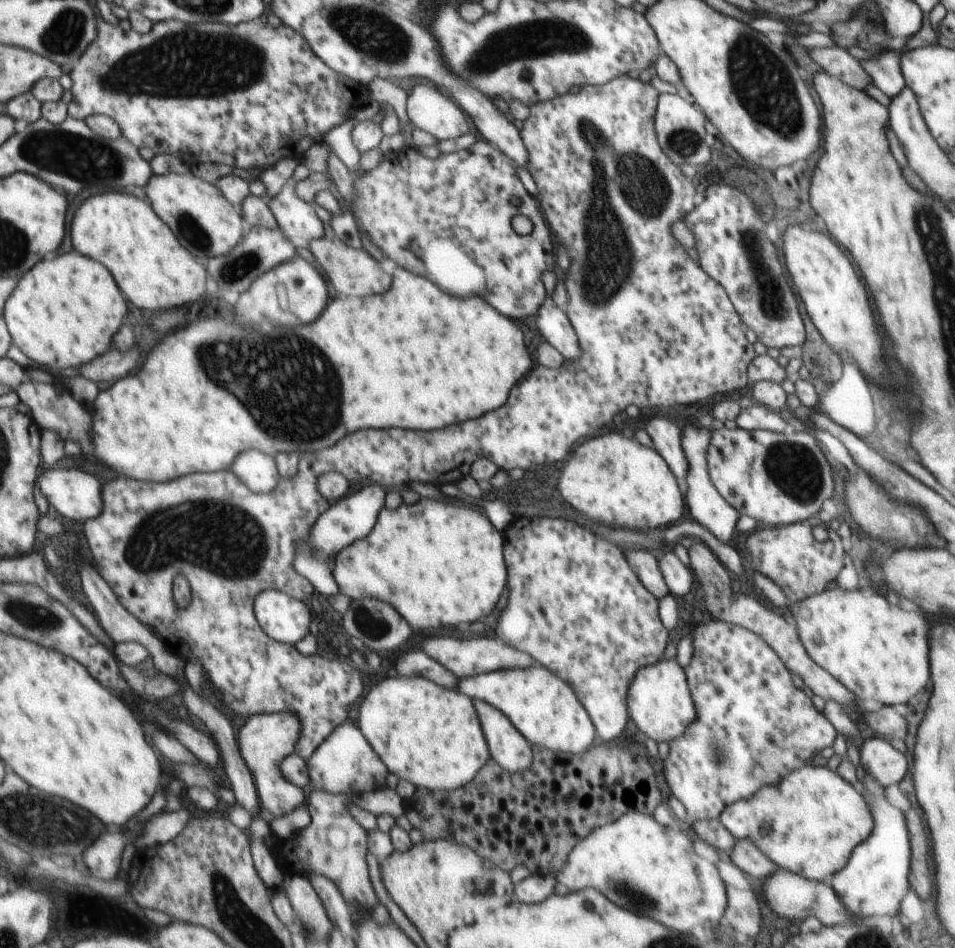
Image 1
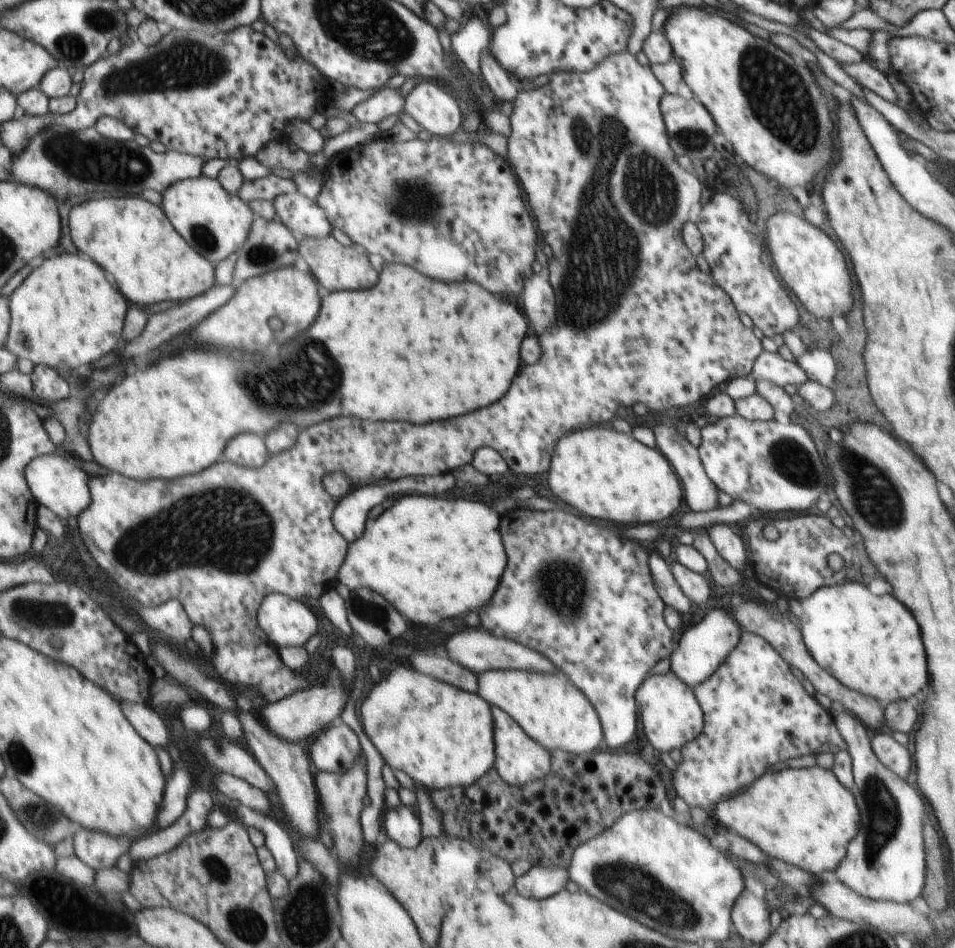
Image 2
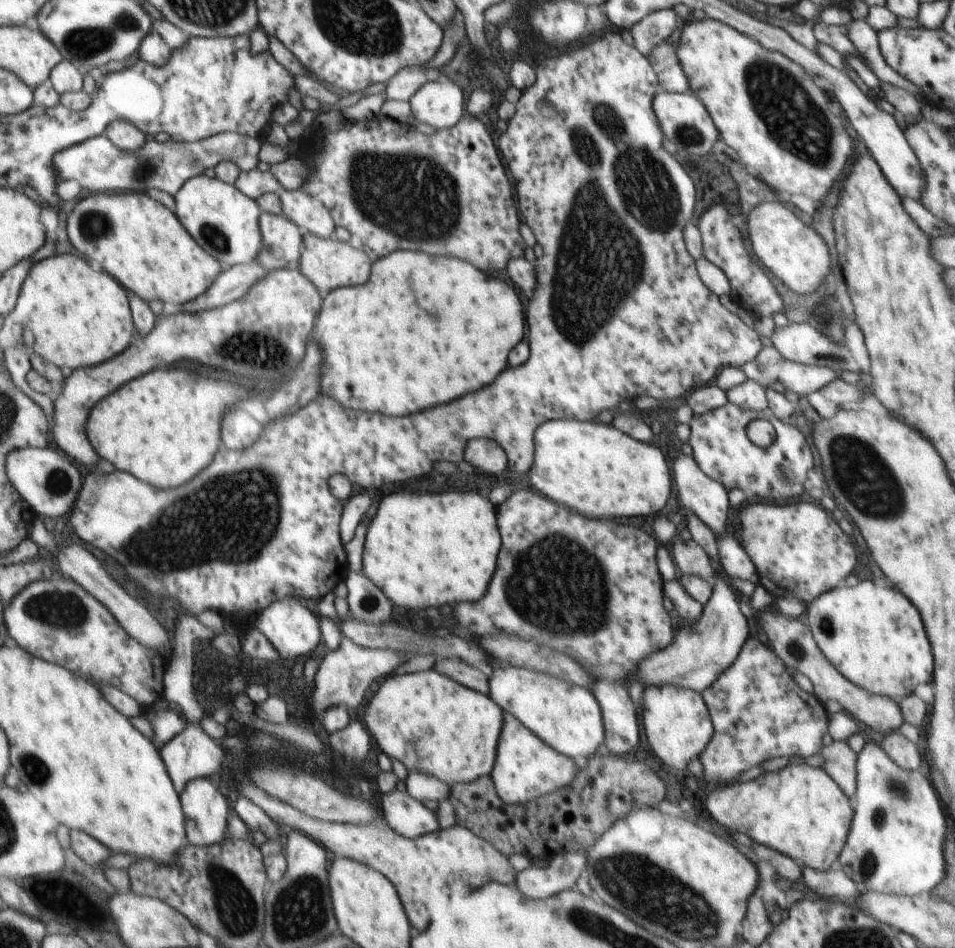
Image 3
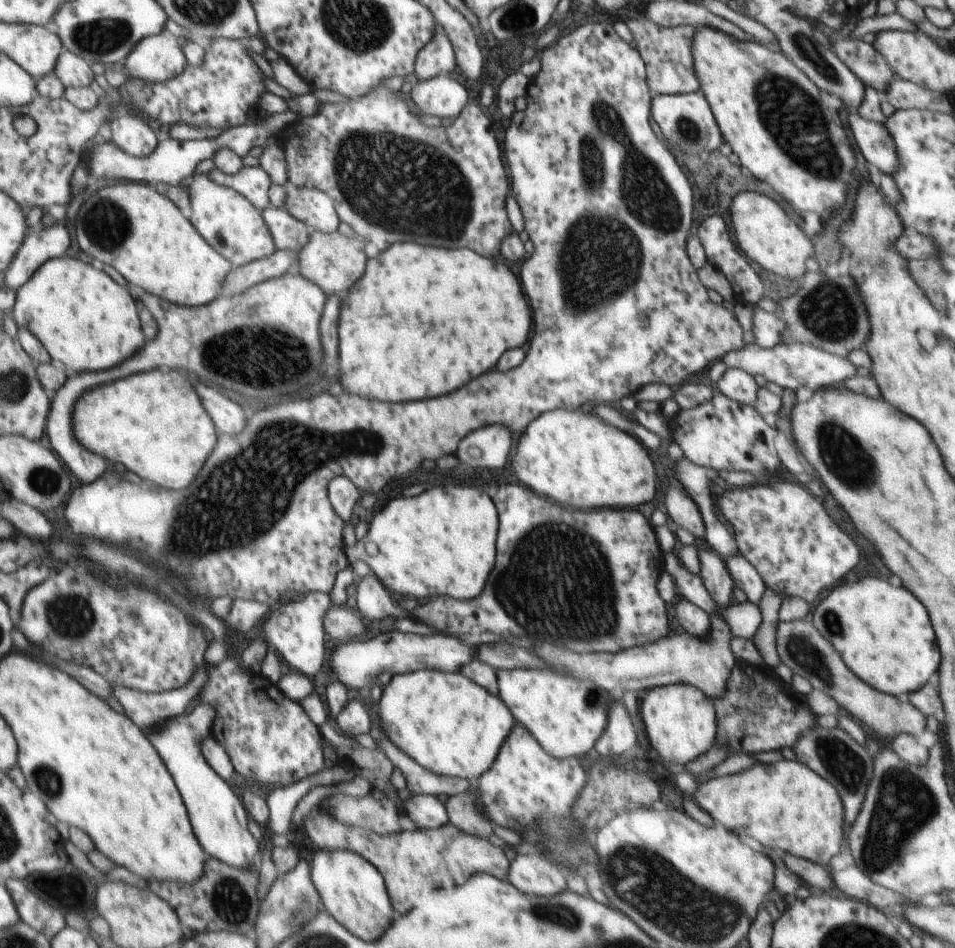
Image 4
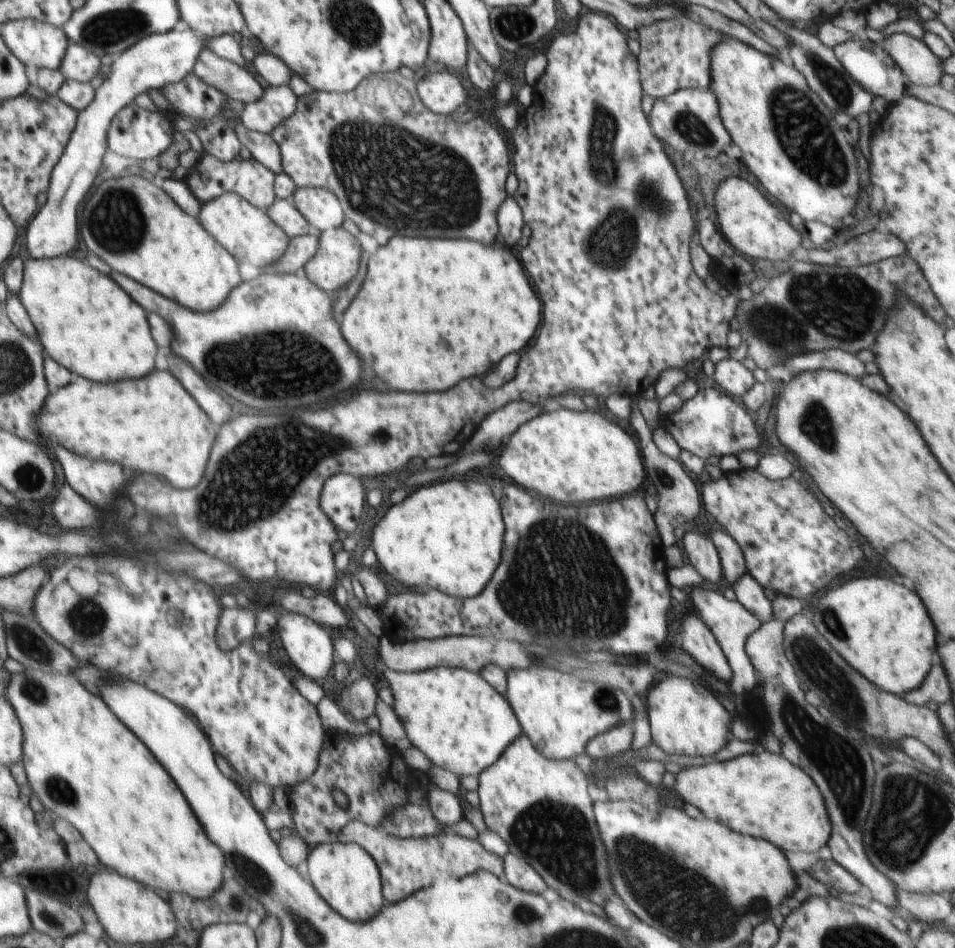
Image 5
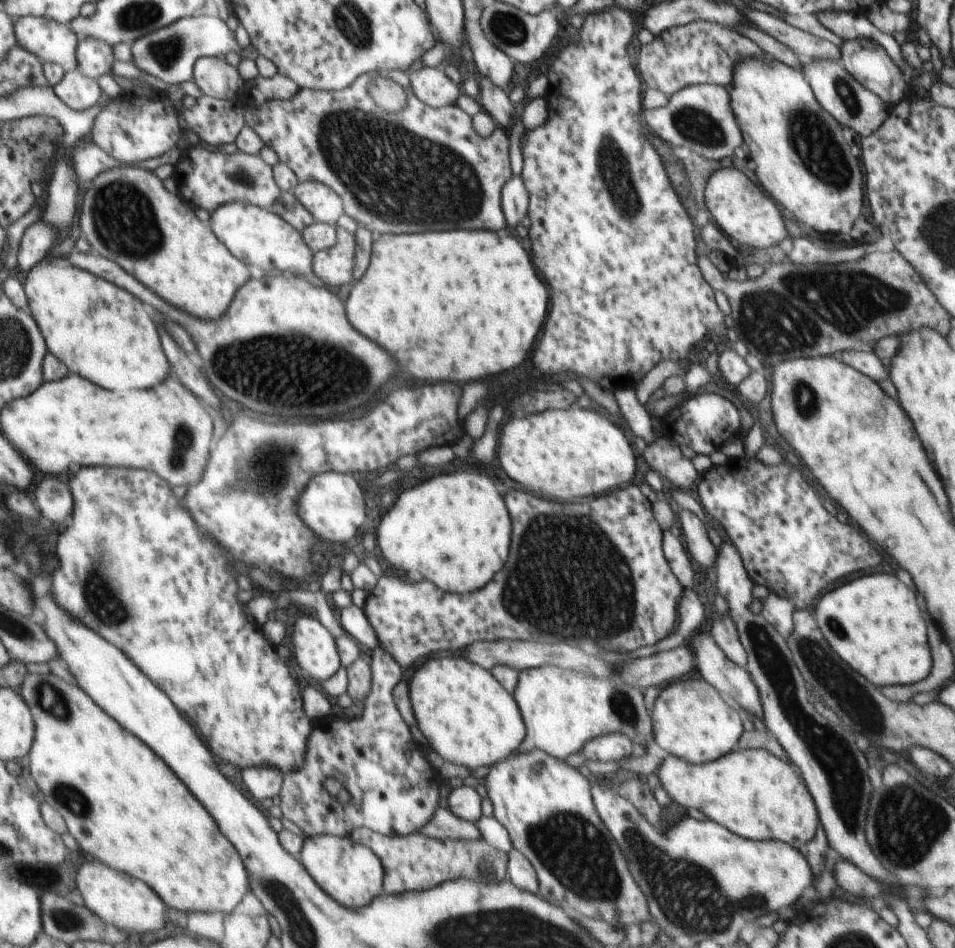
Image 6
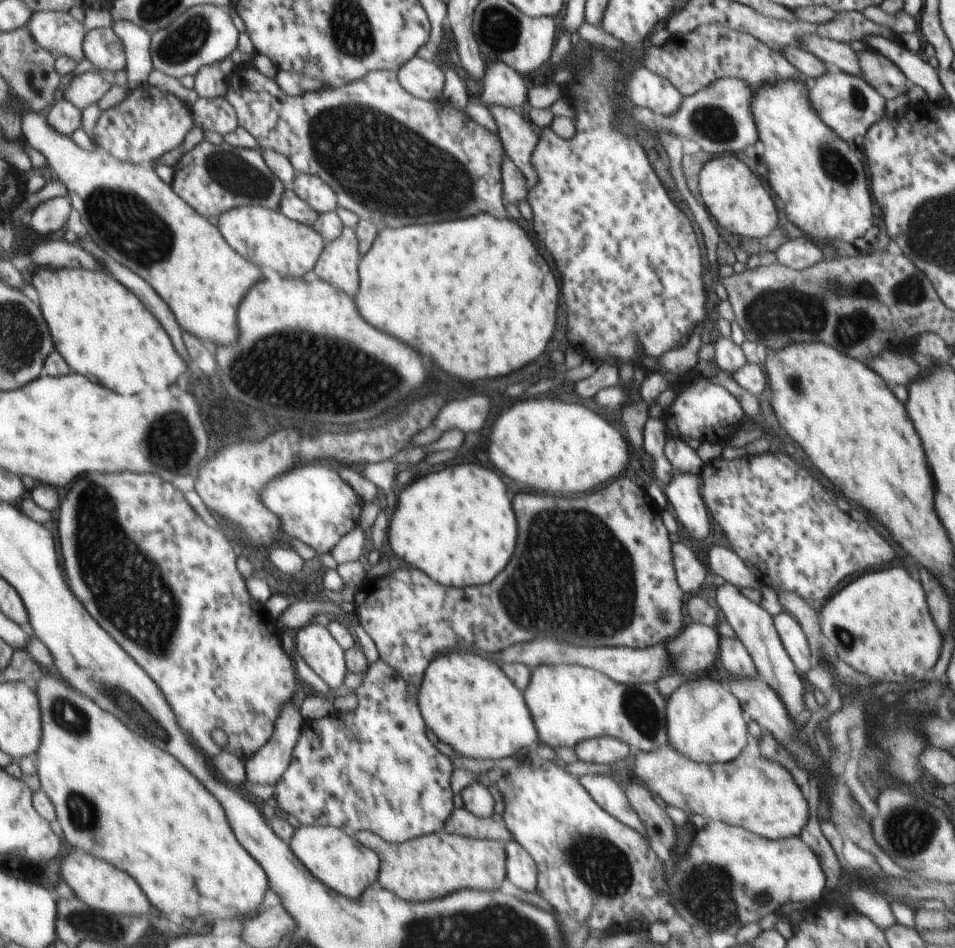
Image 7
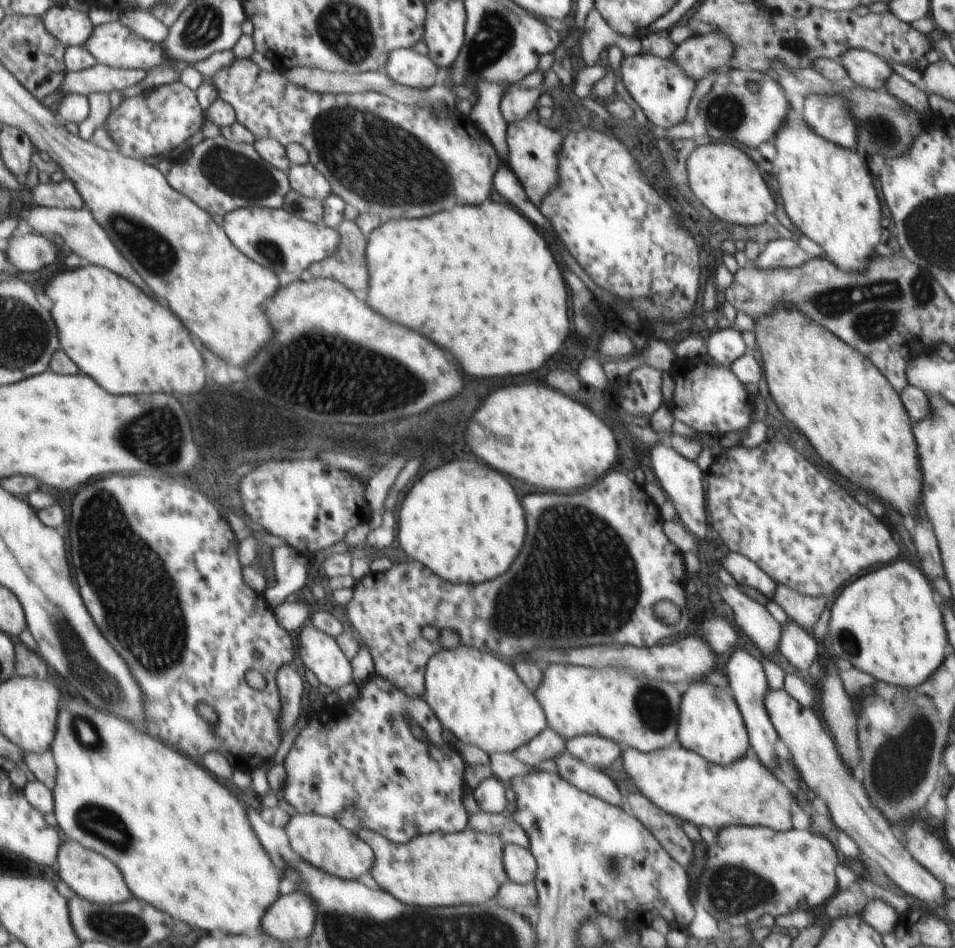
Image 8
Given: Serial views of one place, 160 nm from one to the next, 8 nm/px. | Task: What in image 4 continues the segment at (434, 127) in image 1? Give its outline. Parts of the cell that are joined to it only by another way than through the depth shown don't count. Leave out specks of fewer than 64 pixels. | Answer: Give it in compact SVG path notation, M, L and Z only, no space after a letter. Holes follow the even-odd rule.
M452 74L418 81L410 95L424 114L432 114L441 120L456 118L468 102L466 89Z

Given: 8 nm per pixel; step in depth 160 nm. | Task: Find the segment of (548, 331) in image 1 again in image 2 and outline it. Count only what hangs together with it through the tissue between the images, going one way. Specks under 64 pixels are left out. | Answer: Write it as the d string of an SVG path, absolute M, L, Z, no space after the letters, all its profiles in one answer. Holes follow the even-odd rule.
M546 273L532 274L524 283L518 299L520 309L534 326L534 332L541 335L544 330L556 328L556 297Z

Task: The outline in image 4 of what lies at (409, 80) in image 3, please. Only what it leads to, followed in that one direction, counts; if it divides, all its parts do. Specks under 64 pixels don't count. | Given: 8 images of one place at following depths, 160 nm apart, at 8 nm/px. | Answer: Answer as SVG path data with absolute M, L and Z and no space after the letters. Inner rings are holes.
M439 27L433 39L417 54L414 74L419 81L457 70L457 60L449 38Z

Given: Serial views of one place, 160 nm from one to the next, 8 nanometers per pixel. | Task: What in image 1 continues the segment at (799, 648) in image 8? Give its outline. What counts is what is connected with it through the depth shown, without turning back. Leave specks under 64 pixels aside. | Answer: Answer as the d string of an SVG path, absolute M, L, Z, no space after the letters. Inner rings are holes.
M688 423L681 430L681 445L688 461L688 470L686 473L686 488L688 488L686 495L686 502L688 504L688 510L692 514L693 520L699 522L704 528L716 536L722 542L728 544L732 534L734 534L734 528L739 519L738 511L726 502L722 495L718 492L718 489L711 481L708 463L707 463L707 450L711 443L712 429L710 427L698 427L692 423Z

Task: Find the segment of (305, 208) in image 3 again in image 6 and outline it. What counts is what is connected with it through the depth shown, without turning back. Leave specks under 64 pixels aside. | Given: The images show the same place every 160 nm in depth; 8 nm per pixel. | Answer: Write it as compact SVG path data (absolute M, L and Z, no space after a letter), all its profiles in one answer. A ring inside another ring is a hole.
M318 181L299 182L293 195L310 212L316 223L335 225L344 214L342 195Z

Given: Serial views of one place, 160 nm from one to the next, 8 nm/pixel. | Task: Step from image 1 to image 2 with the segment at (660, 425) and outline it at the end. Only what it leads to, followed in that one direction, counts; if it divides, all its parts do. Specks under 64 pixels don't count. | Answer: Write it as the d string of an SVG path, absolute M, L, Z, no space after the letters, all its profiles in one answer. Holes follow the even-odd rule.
M656 426L654 428L656 448L669 460L671 467L675 470L679 481L682 482L684 488L684 500L694 512L702 512L702 510L714 510L718 507L718 488L708 478L704 470L698 449L692 445L685 436L678 433L671 426Z

